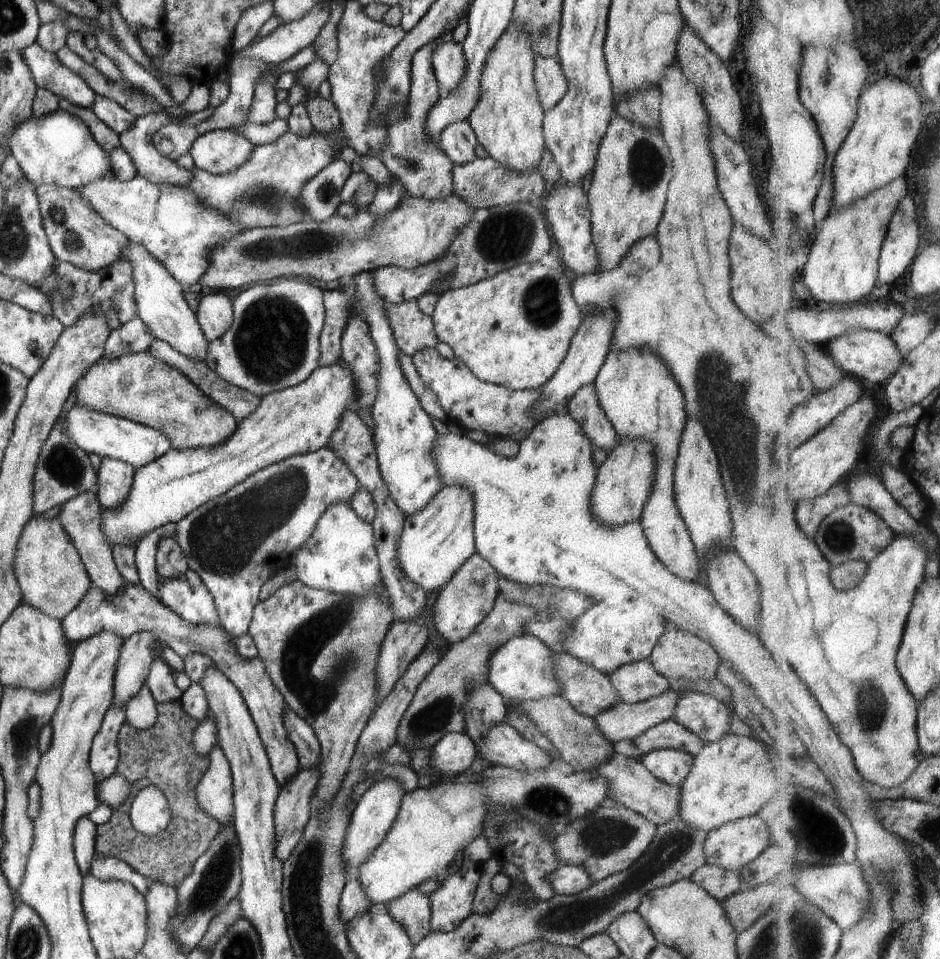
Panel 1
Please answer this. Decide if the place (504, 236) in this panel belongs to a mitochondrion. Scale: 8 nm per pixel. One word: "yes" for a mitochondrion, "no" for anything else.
yes

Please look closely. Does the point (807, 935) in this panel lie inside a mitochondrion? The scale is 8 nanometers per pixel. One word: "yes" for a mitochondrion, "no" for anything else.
yes

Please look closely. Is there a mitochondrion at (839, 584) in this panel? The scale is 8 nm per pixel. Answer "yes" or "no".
no

